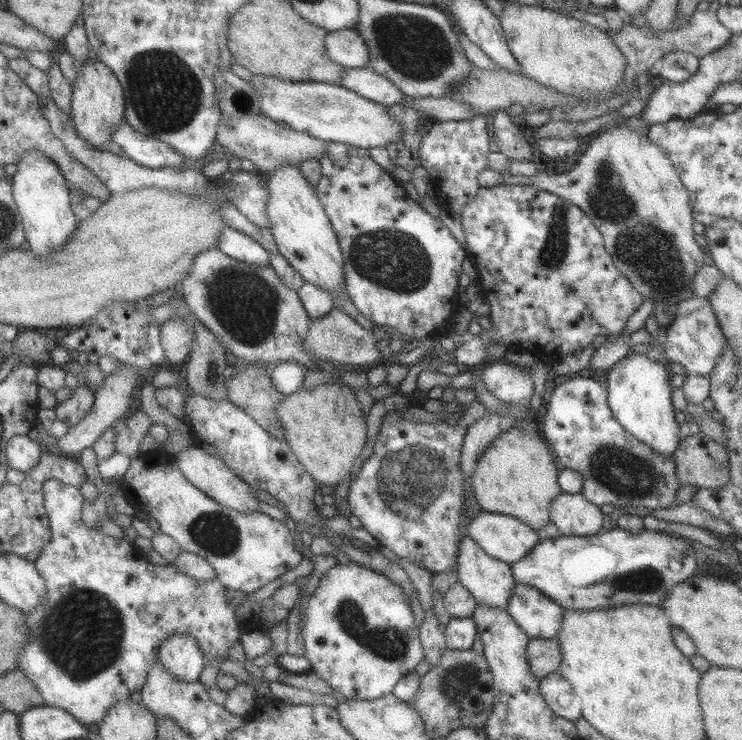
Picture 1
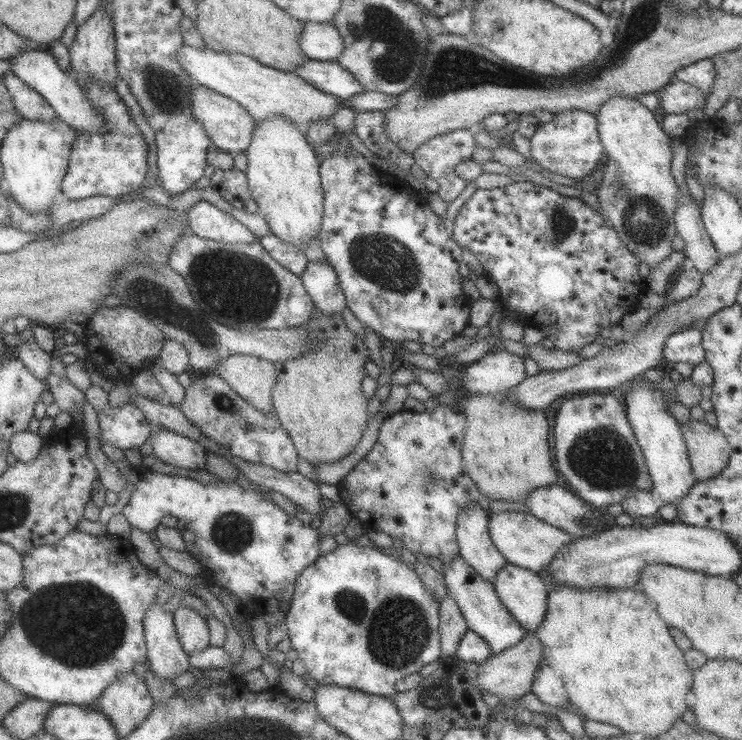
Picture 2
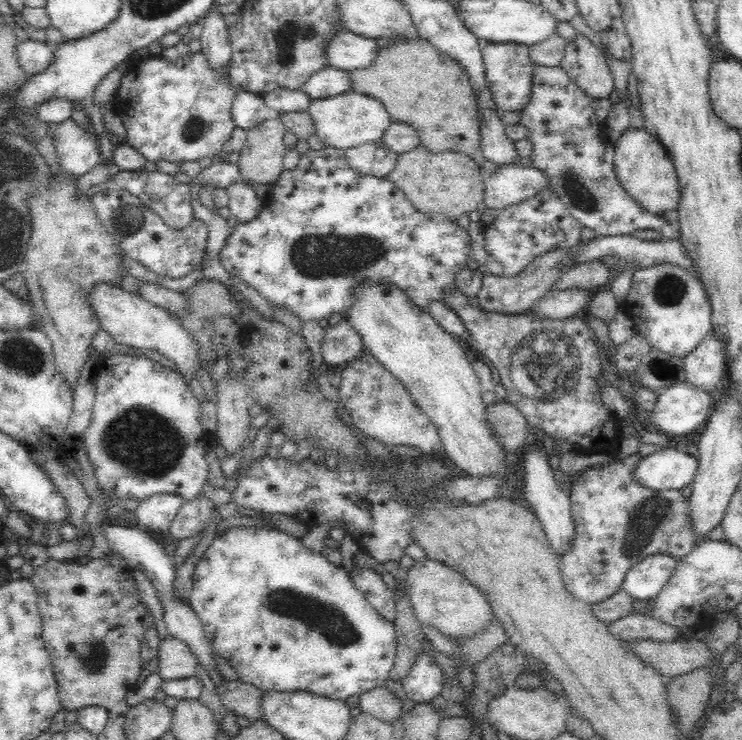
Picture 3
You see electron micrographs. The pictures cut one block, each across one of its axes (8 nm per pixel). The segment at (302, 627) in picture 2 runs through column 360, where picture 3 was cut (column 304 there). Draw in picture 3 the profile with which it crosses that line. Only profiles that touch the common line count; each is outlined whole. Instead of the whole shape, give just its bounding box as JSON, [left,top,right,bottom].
[188,528,398,700]

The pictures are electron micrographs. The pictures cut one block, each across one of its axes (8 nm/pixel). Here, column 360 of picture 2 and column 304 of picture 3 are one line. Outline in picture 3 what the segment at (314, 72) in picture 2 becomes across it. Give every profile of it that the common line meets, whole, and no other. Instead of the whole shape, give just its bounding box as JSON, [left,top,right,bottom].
[302,68,352,100]

